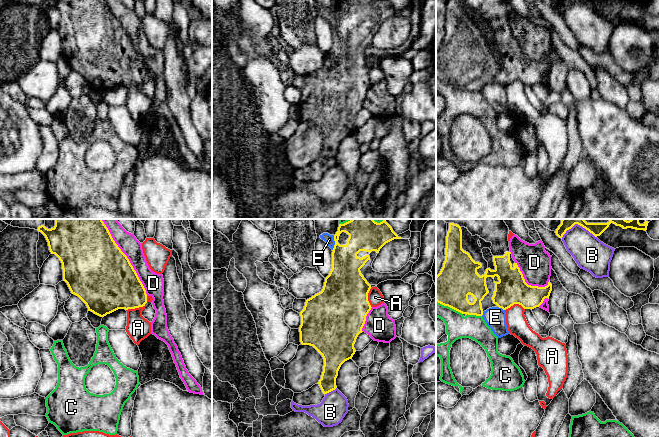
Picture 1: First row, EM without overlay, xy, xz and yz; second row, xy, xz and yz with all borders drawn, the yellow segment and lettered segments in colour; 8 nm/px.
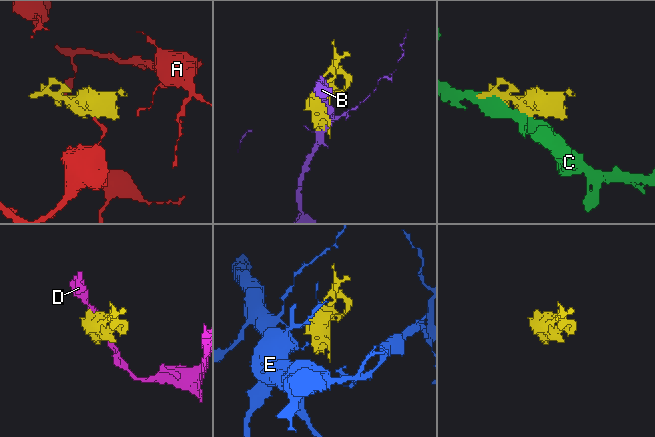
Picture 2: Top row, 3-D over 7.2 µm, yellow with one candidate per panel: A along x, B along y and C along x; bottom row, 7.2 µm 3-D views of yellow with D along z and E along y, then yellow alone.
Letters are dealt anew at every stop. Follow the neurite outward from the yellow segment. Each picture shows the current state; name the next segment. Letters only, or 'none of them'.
none of them

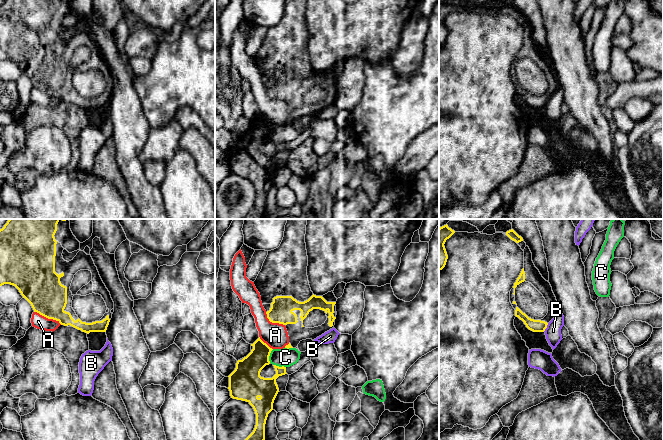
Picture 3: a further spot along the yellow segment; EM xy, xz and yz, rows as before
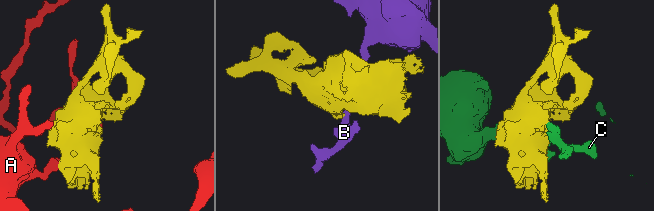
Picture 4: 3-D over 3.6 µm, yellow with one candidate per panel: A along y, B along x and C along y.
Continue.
none of them

